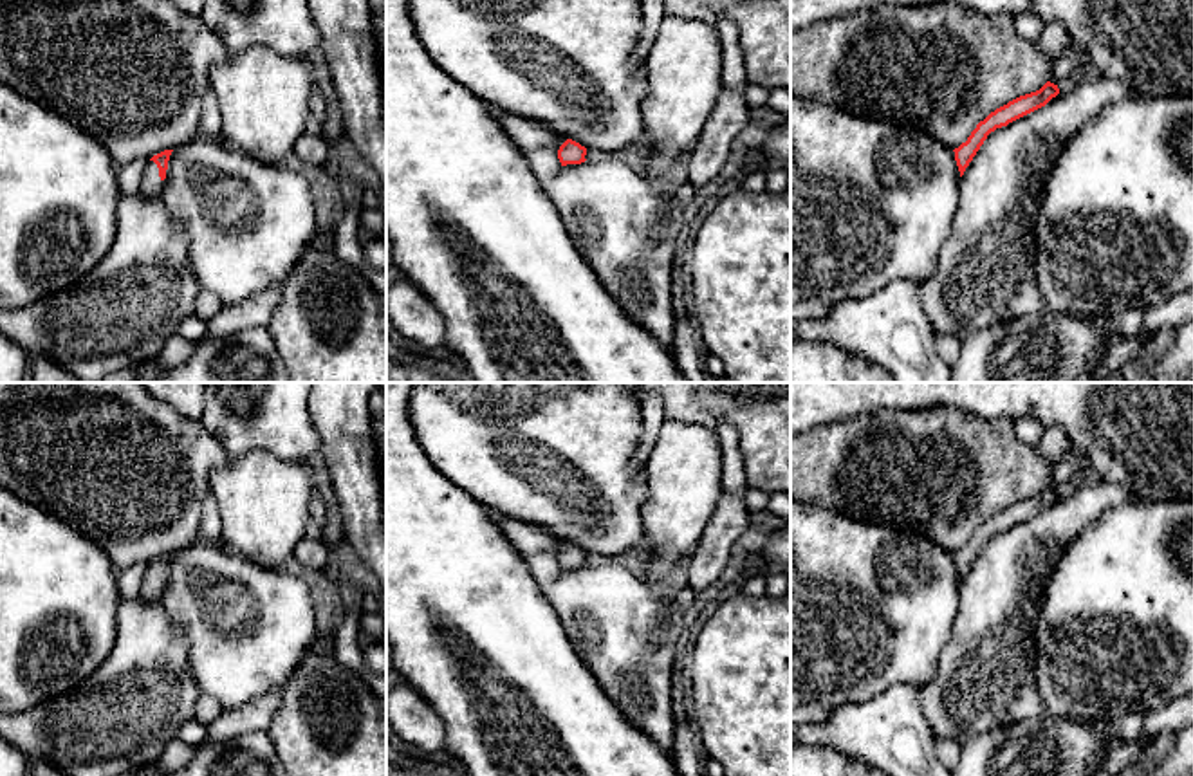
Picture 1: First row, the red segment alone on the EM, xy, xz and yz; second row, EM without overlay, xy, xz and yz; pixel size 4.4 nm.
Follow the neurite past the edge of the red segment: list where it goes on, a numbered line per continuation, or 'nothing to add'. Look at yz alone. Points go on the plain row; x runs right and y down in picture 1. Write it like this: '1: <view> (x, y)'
nothing to add

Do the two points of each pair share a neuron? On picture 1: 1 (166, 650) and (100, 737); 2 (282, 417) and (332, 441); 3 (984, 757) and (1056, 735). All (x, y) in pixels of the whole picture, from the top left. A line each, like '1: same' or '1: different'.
1: same
2: different
3: same

